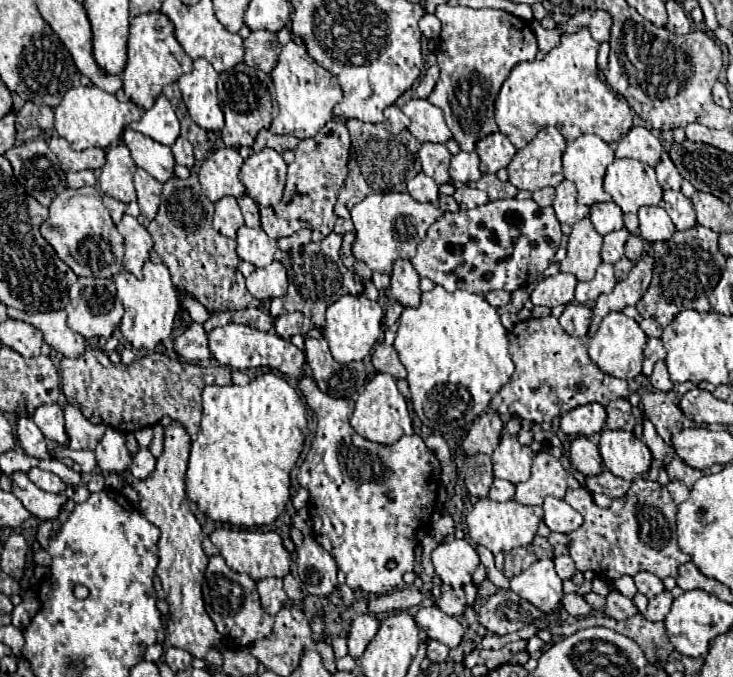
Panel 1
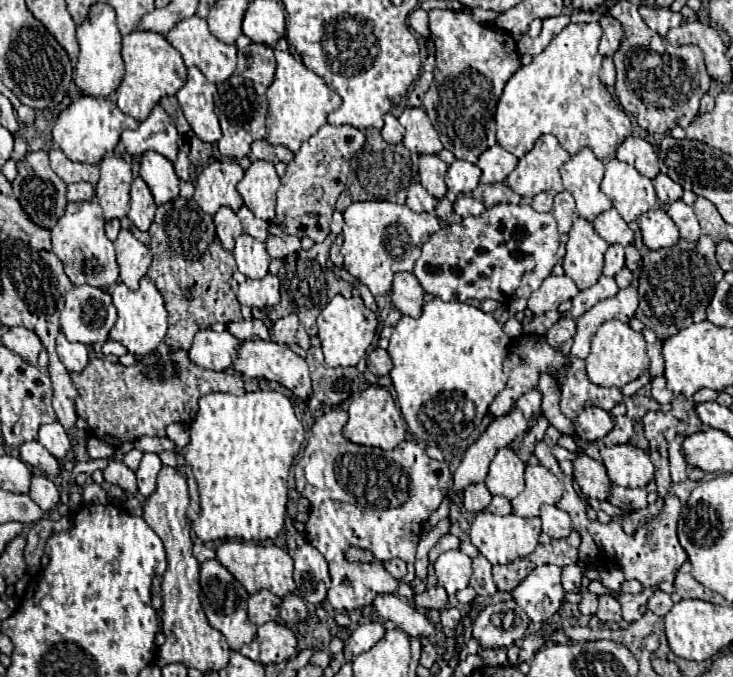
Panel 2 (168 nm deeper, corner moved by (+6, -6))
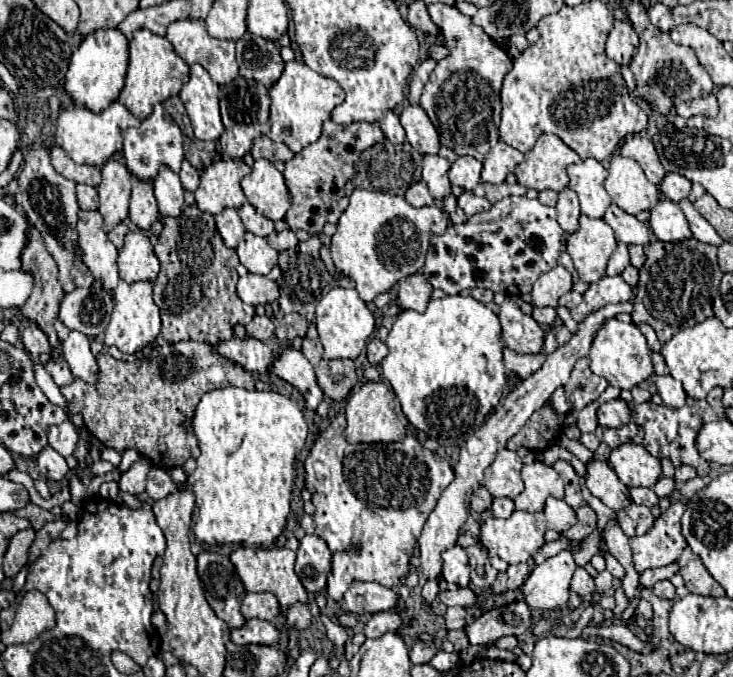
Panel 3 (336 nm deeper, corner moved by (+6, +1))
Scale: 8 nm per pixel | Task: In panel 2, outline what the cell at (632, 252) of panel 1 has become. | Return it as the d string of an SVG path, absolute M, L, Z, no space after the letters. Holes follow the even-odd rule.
M629 245L629 247L625 249L625 265L627 265L627 269L629 269L629 271L637 271L637 269L639 269L639 263L641 263L639 251L637 251L633 245Z

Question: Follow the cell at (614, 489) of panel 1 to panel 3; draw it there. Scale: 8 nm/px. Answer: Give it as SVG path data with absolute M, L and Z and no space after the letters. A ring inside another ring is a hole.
M643 486L629 488L629 498L631 498L635 504L643 504L643 506L647 506L647 508L651 508L653 504L659 504L659 496L657 496L651 488L643 488Z

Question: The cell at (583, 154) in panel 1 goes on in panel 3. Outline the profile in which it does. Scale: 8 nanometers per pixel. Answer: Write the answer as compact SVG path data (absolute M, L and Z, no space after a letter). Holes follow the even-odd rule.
M585 158L581 164L567 166L569 188L577 192L581 202L581 214L591 218L603 218L611 204L611 196L603 188L607 170L595 158Z

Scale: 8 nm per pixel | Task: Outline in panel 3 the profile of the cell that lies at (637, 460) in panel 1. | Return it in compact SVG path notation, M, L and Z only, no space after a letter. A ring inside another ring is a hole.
M621 444L611 450L609 464L625 486L653 486L661 478L661 464L641 444Z

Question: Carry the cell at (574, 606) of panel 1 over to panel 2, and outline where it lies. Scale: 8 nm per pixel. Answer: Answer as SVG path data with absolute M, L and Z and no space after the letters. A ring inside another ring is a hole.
M585 589L585 591L583 591L583 599L581 599L581 603L579 603L579 611L581 611L583 615L595 615L597 603L599 603L599 597L597 597L595 593L591 593L589 589Z

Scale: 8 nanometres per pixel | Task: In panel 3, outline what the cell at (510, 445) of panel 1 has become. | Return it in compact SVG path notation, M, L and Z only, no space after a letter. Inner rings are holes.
M503 448L497 452L493 464L485 470L483 486L491 492L491 496L515 498L523 490L521 468L523 468L523 462L517 456L517 452Z

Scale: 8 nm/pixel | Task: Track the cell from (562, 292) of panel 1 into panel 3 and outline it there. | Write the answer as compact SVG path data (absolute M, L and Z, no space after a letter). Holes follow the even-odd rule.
M557 264L553 270L545 272L539 276L539 280L533 284L531 296L533 296L533 304L543 308L543 306L557 306L557 300L567 294L571 290L573 282L571 282L571 274Z

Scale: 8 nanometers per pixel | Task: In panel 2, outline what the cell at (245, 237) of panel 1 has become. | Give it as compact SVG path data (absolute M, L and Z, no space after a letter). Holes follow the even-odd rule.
M243 233L235 243L233 255L239 271L249 279L263 279L267 275L271 257L265 251L265 243L259 243Z

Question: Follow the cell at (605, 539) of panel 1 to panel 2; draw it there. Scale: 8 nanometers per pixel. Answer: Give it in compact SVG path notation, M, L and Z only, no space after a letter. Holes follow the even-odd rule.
M543 441L537 443L535 455L541 461L541 465L547 467L565 485L563 497L557 503L557 507L569 513L569 517L573 521L573 529L579 531L579 535L581 535L581 547L579 547L579 559L581 561L583 559L593 559L597 563L615 563L625 573L625 579L637 579L643 587L659 585L661 581L671 581L673 583L675 573L687 561L687 553L679 545L679 539L677 539L677 521L679 521L679 515L681 515L681 501L675 495L667 495L661 513L653 521L649 521L643 529L639 529L635 535L629 537L629 535L623 533L621 521L617 517L611 519L609 525L587 519L585 501L573 489L573 479L565 477L557 459L551 455L551 449ZM645 533L649 533L649 537L645 537Z

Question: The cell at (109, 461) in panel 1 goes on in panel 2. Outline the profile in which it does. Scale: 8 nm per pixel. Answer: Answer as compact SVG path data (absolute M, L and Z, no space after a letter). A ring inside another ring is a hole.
M111 461L111 463L107 465L107 469L103 471L103 477L105 477L111 485L121 487L125 493L131 493L131 495L137 493L137 477L135 477L135 473L133 473L127 465L123 465L121 461Z

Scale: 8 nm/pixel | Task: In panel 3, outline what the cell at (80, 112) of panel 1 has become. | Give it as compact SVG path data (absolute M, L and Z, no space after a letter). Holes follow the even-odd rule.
M119 100L111 102L109 108L101 112L93 112L85 106L71 104L71 108L63 110L61 116L58 117L54 137L57 146L65 148L65 152L69 152L69 156L77 164L101 166L105 160L109 160L113 154L121 150L123 130L129 126L137 126L137 124L141 124L141 120L135 118Z

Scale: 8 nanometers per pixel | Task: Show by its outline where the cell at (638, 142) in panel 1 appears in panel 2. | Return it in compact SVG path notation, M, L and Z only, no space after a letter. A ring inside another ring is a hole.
M627 137L617 149L617 159L633 165L641 175L655 179L659 173L659 161L653 147L639 137Z

